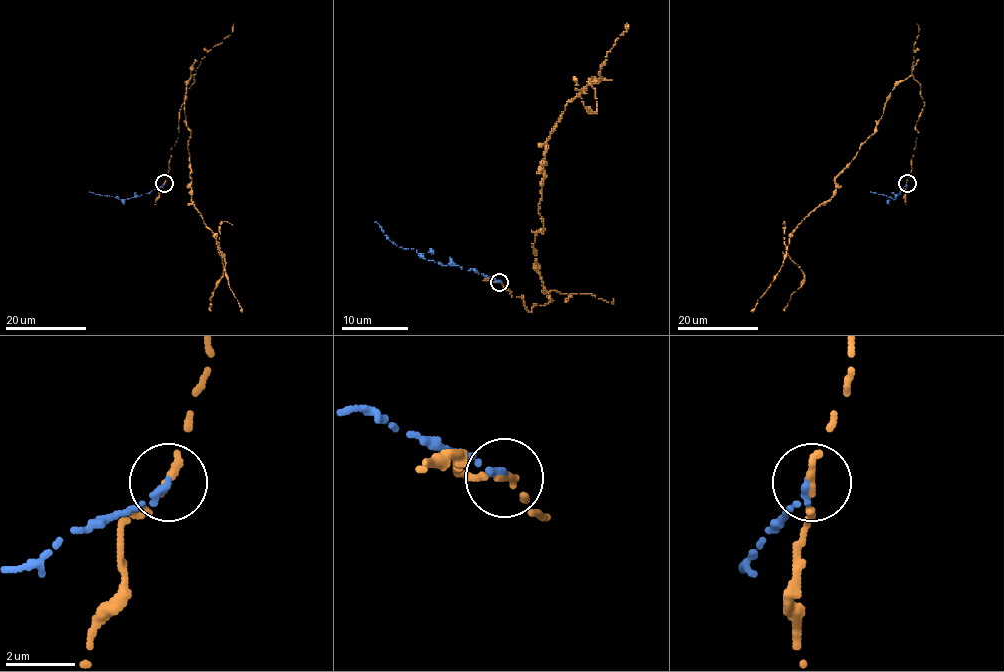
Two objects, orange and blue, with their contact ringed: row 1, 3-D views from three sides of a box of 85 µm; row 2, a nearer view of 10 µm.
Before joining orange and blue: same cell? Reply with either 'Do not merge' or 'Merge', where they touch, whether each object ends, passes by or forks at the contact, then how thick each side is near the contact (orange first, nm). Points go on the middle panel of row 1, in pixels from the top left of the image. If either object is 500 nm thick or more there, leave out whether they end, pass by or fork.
Do not merge. Place: (499, 282). At the ring orange ends. At the ring blue ends. Thickness 240 nm (orange) against 220 nm

